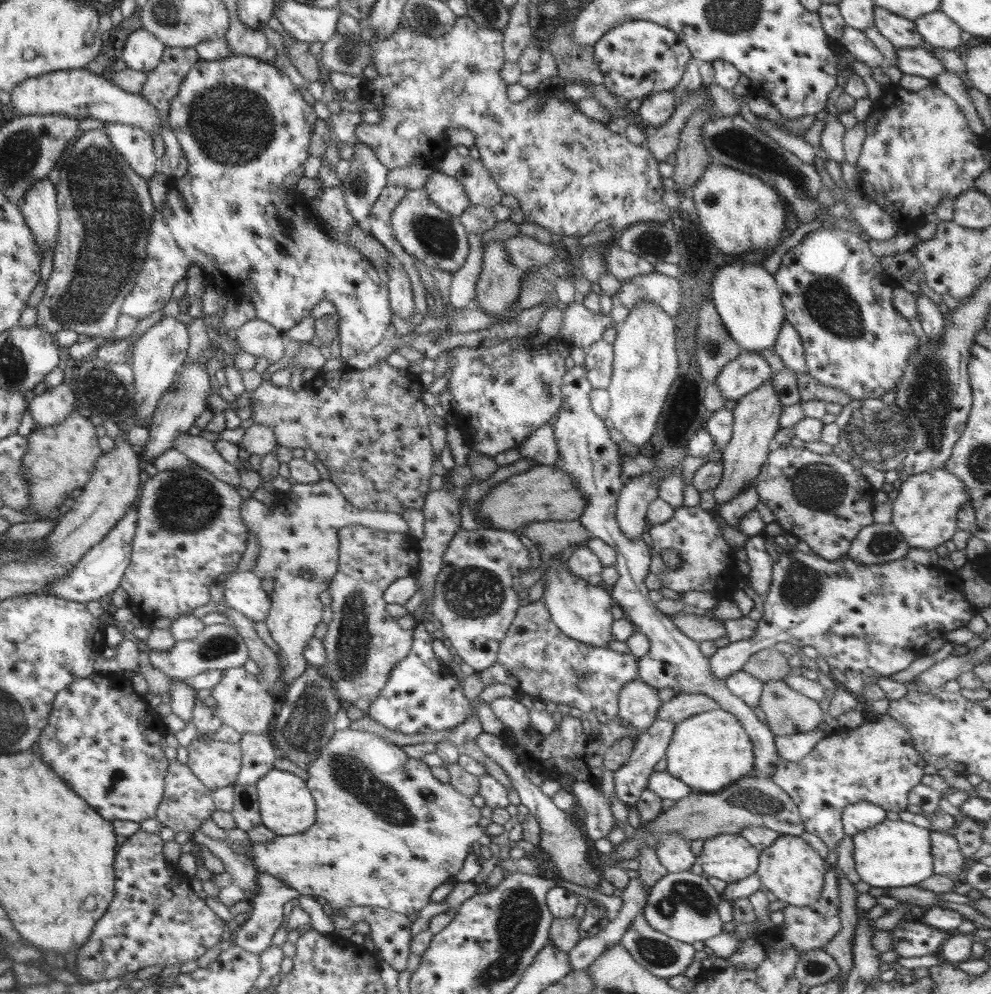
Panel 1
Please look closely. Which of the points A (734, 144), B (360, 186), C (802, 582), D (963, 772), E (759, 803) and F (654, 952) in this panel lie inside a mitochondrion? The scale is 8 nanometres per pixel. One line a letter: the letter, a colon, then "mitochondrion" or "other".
A: mitochondrion
B: mitochondrion
C: mitochondrion
D: other
E: mitochondrion
F: mitochondrion

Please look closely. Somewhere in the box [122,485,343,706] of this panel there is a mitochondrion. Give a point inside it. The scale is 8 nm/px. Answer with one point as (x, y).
(217, 646)

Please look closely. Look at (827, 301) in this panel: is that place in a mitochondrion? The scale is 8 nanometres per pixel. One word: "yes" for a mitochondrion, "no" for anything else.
yes

